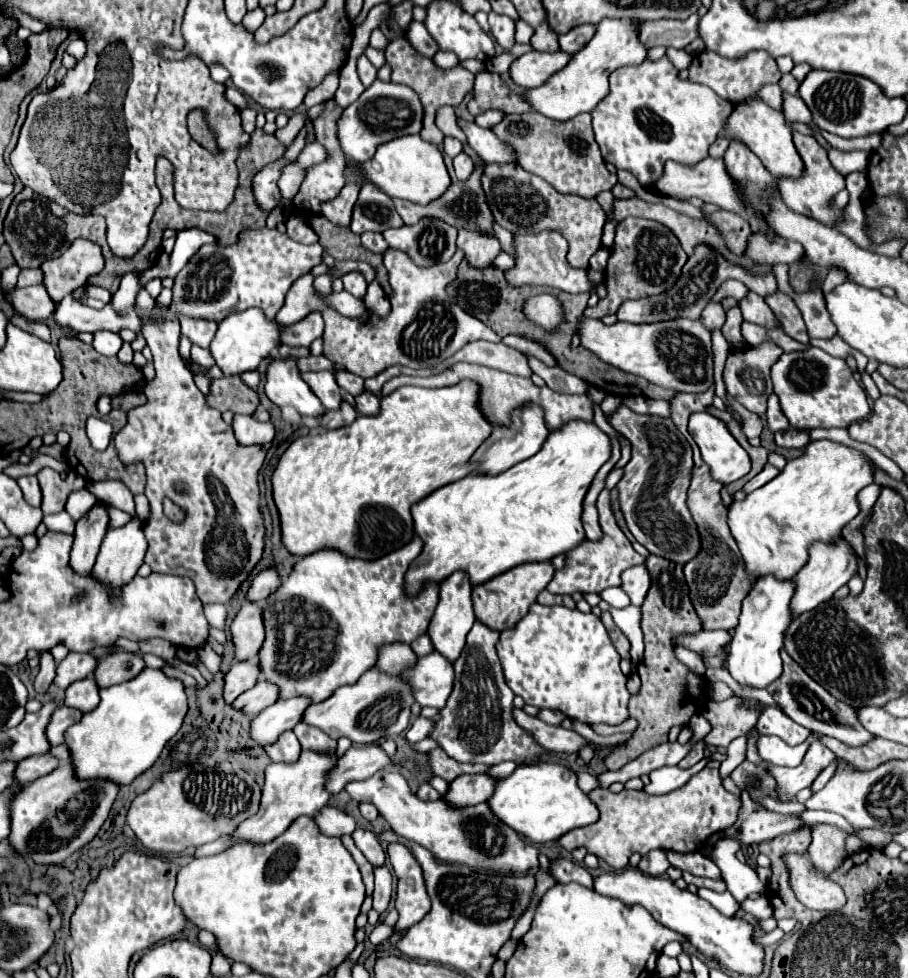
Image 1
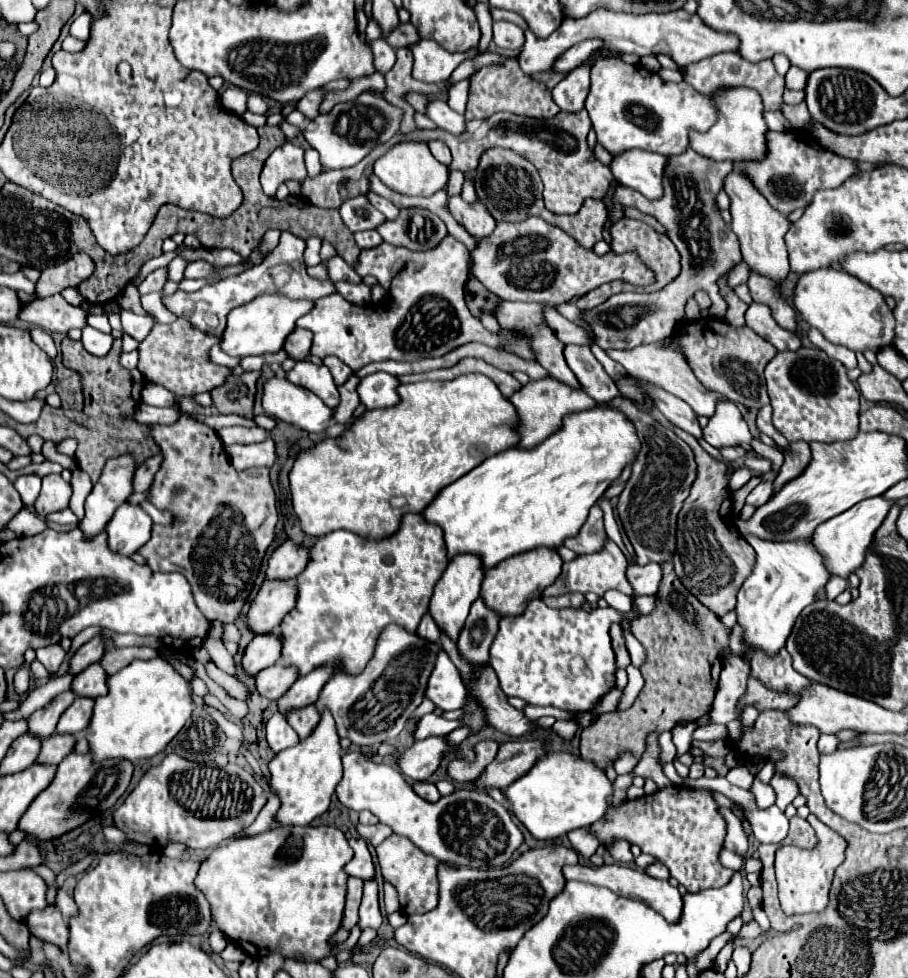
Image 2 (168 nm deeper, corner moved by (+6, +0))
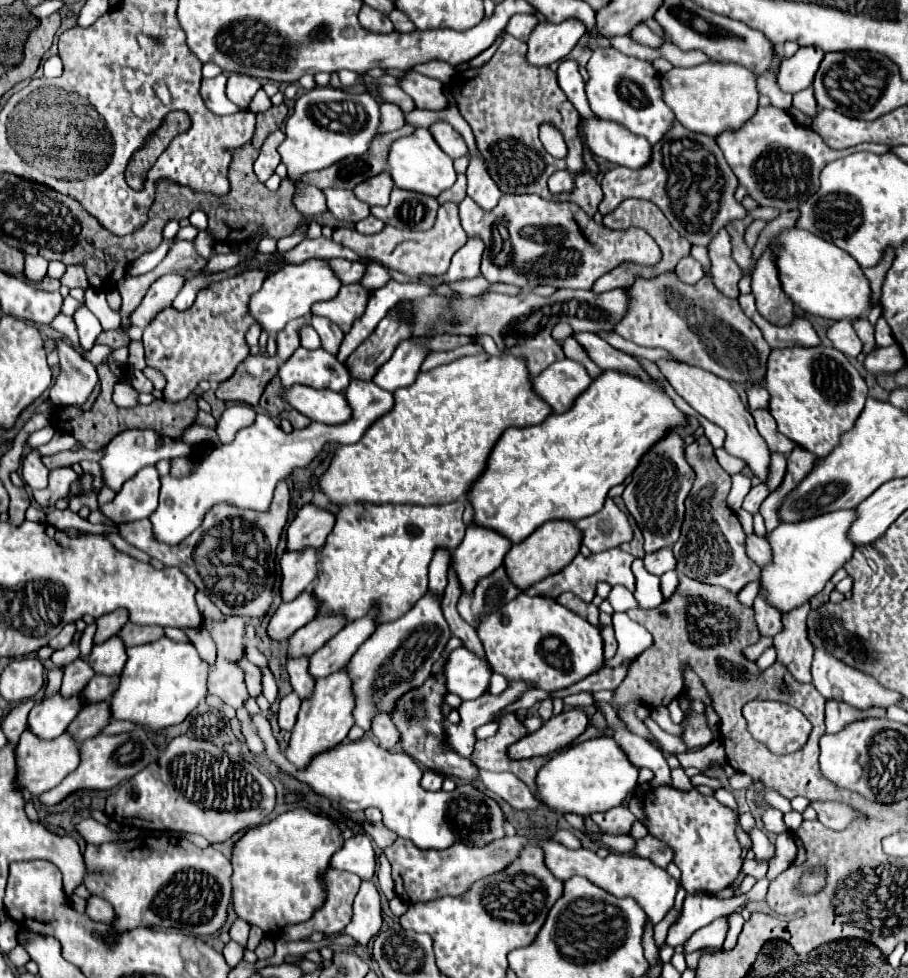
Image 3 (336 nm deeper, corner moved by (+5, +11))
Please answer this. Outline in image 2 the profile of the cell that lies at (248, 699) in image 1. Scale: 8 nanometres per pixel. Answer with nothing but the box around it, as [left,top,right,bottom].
[254,664,298,700]

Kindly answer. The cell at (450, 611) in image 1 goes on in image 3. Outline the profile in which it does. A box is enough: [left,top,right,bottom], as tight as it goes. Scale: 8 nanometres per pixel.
[451,525,513,591]

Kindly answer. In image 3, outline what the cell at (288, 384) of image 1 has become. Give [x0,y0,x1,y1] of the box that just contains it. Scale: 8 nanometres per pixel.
[285,385,351,425]

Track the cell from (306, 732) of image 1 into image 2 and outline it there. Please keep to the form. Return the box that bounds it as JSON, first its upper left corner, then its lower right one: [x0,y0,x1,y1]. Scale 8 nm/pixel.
[286,706,320,740]

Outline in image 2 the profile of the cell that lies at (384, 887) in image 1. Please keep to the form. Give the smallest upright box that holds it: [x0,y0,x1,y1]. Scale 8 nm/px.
[360,880,382,928]

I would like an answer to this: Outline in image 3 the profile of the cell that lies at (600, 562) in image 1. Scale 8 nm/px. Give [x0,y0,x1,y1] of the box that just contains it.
[525,549,635,603]

